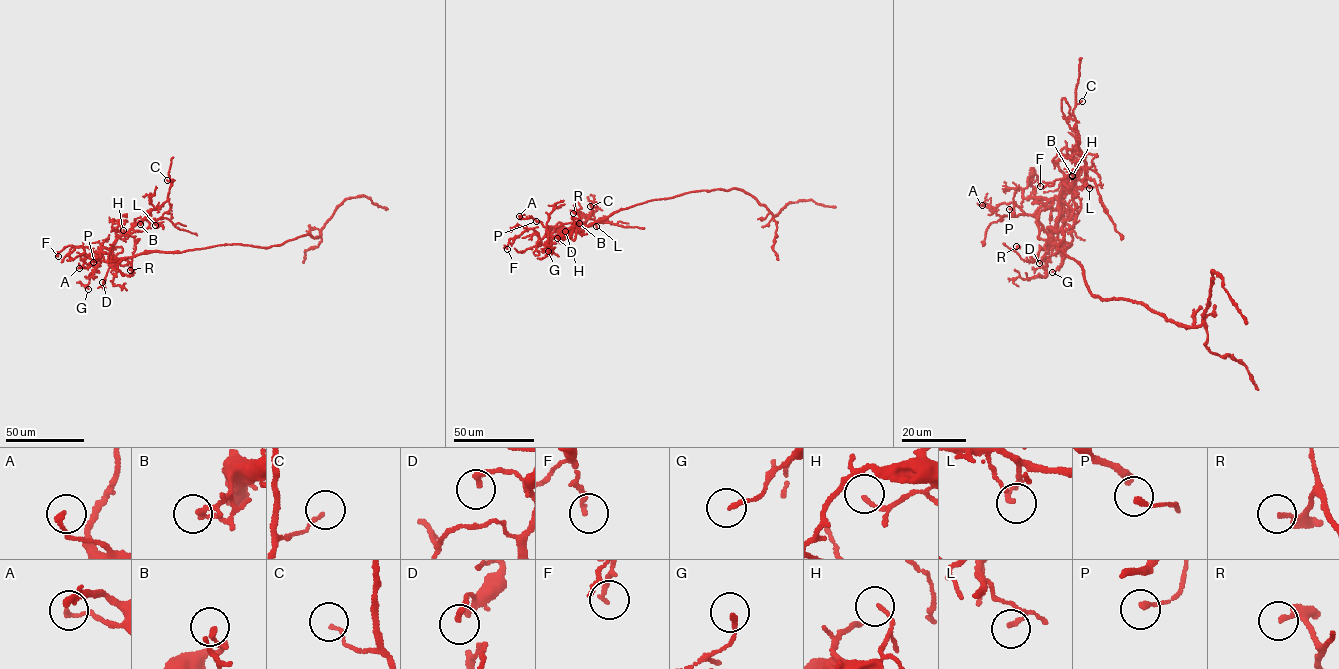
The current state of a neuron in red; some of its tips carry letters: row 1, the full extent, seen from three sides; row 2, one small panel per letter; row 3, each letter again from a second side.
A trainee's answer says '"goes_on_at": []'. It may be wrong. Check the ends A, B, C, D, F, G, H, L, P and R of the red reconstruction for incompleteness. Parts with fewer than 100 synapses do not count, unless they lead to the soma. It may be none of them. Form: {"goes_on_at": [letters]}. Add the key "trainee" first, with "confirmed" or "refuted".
{"trainee": "confirmed", "goes_on_at": []}

